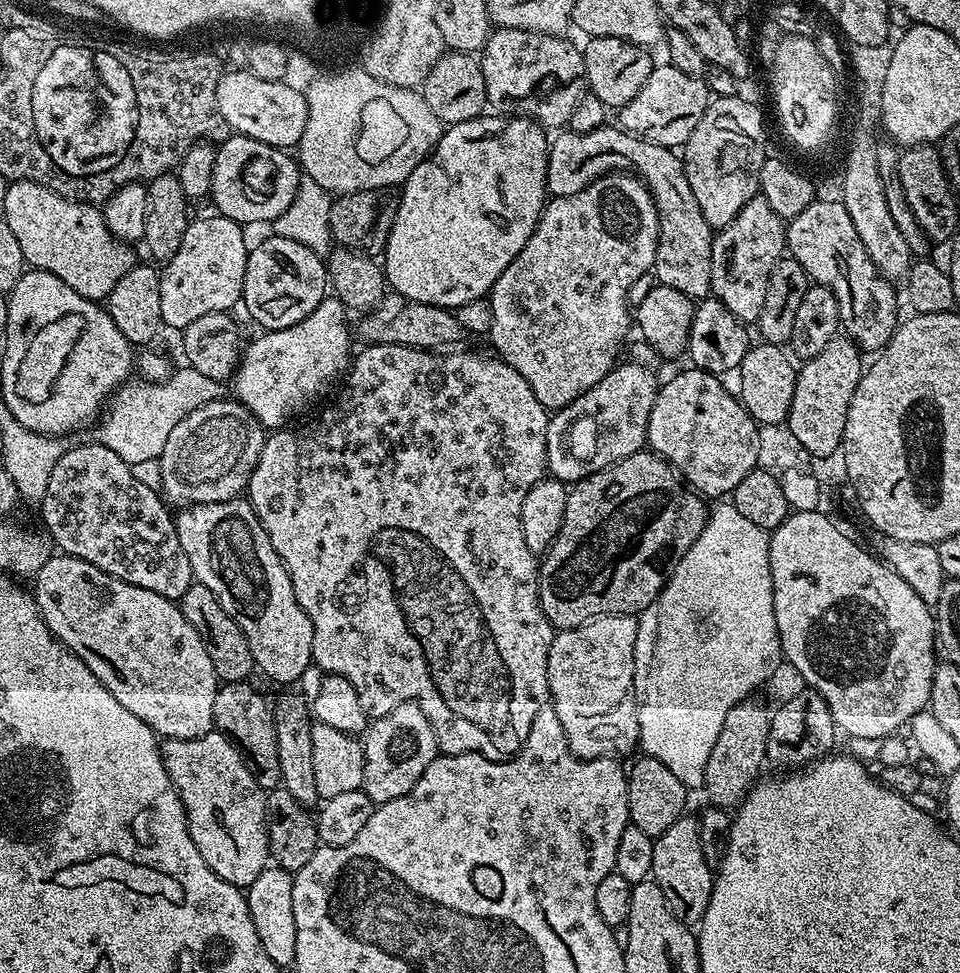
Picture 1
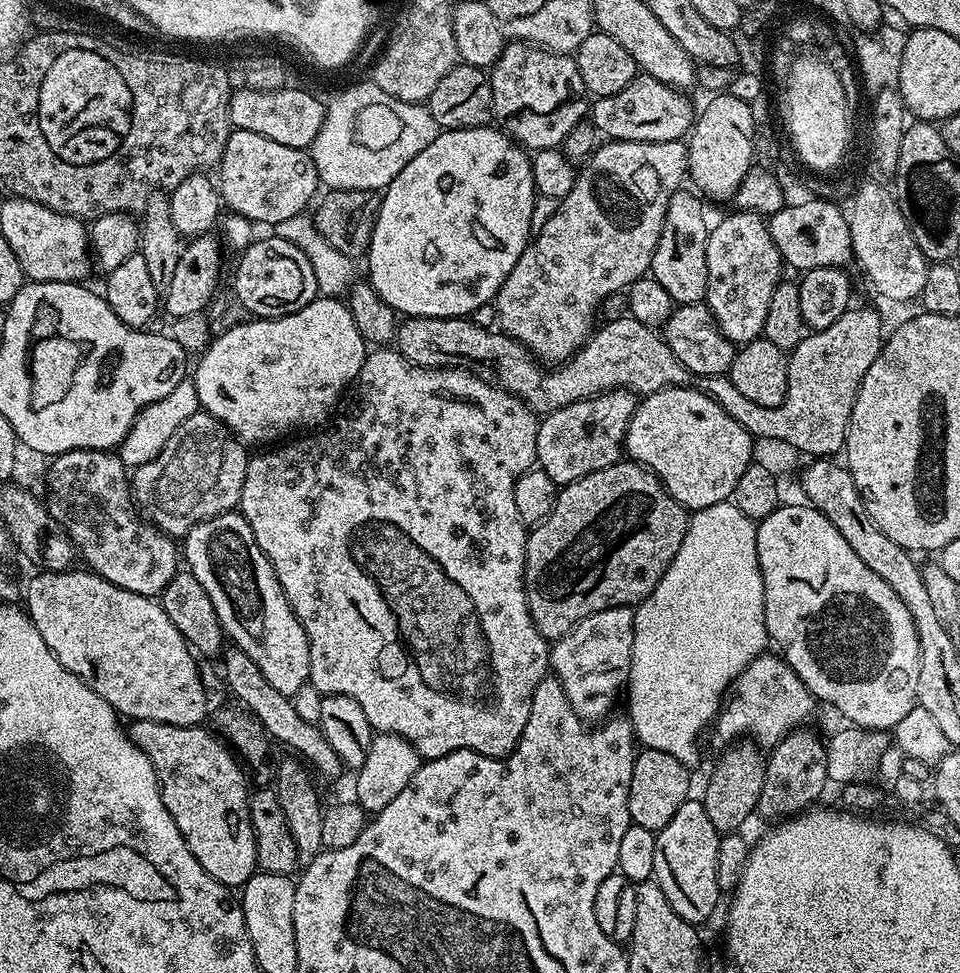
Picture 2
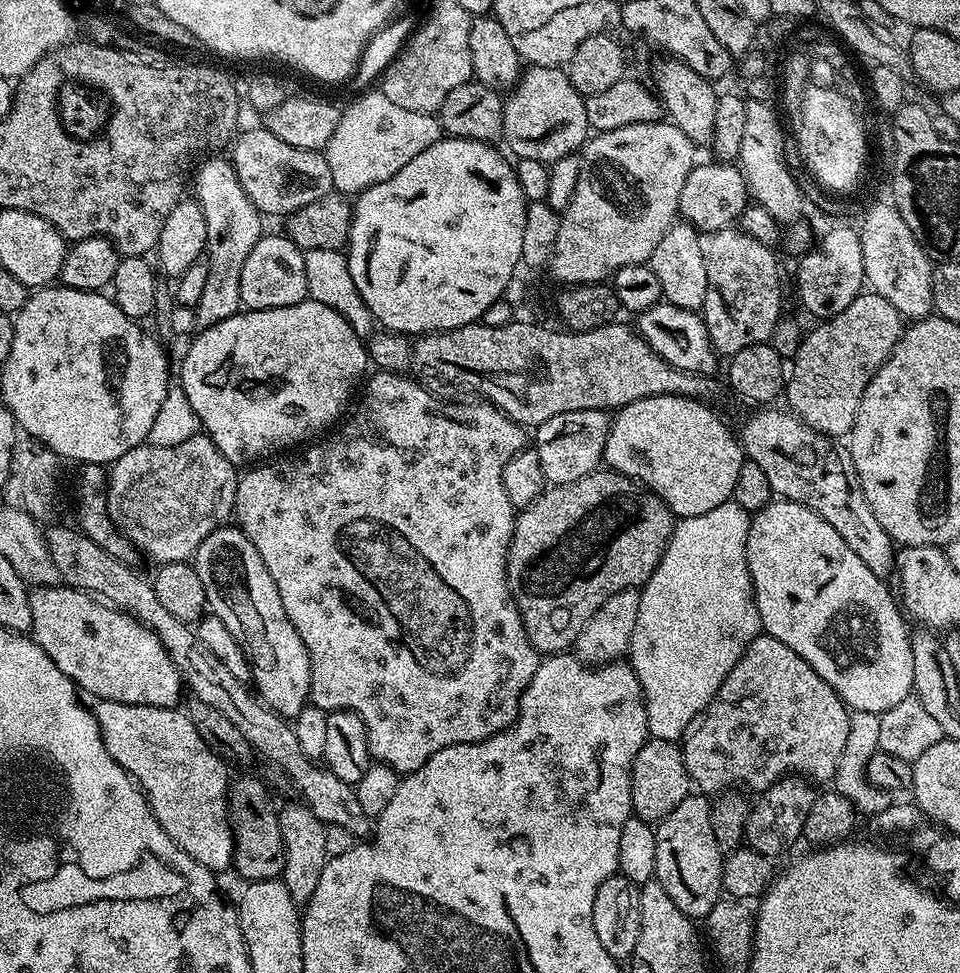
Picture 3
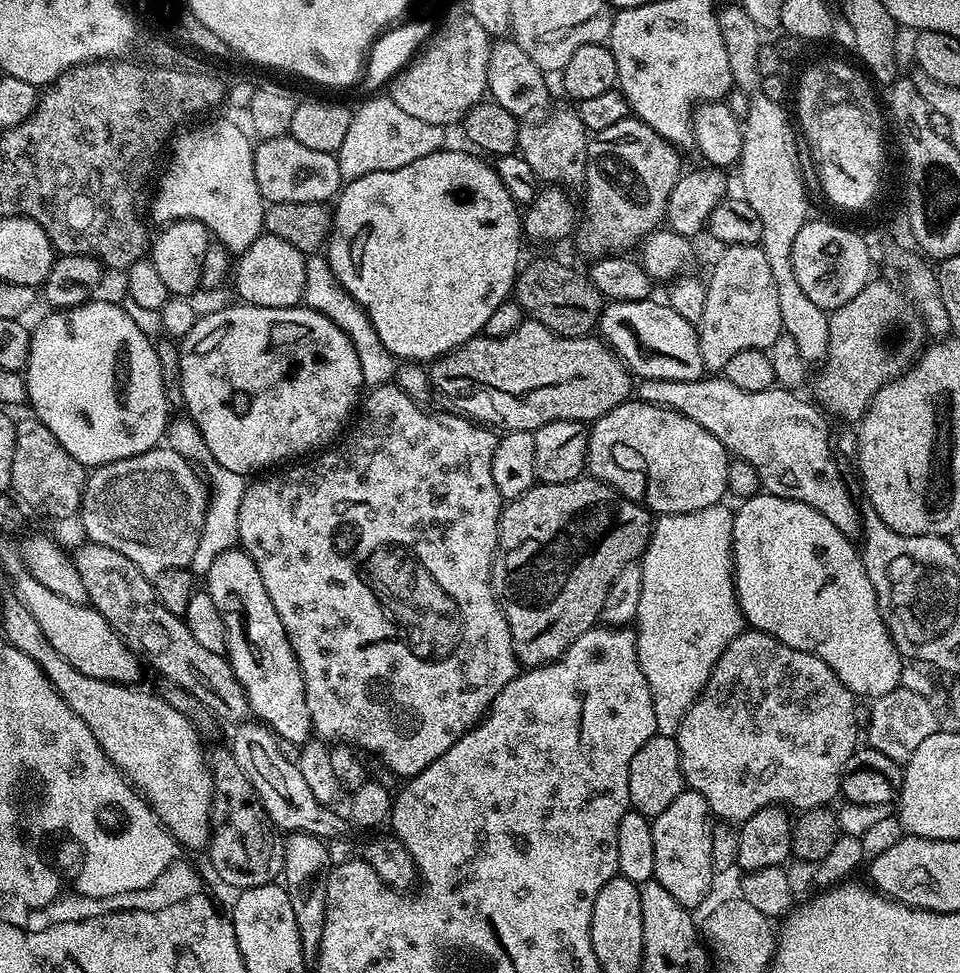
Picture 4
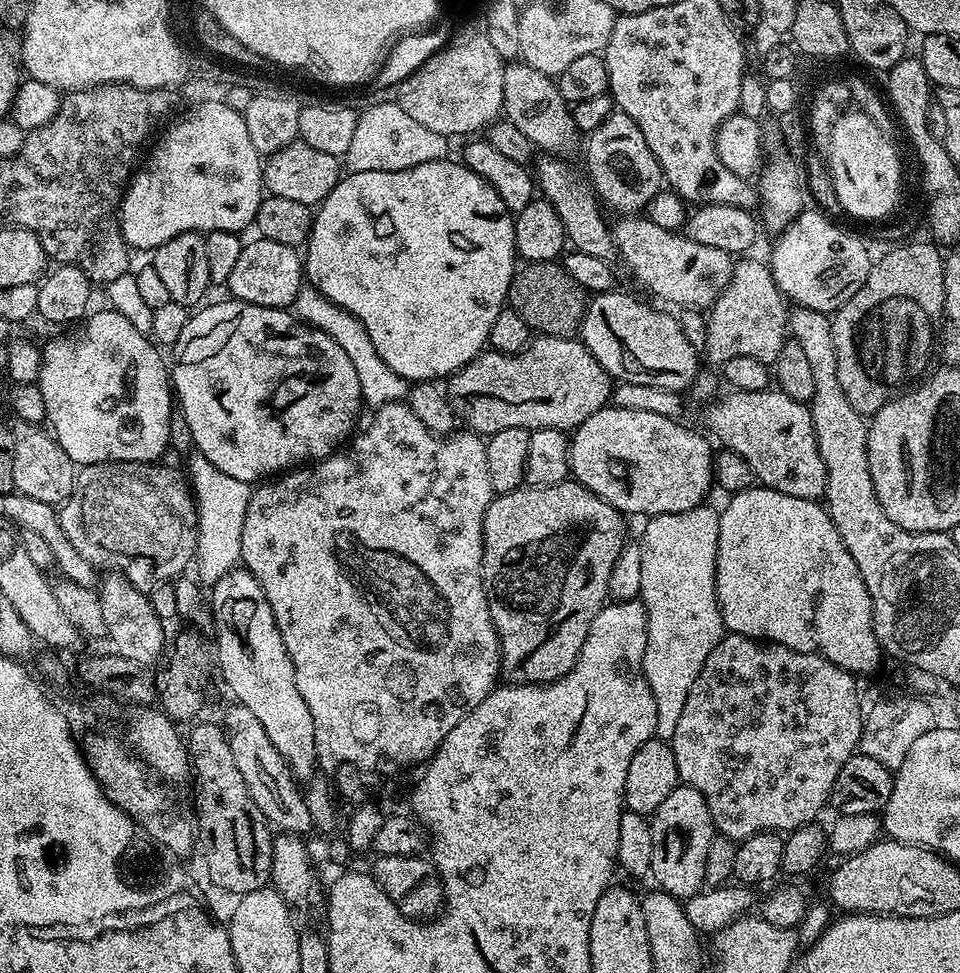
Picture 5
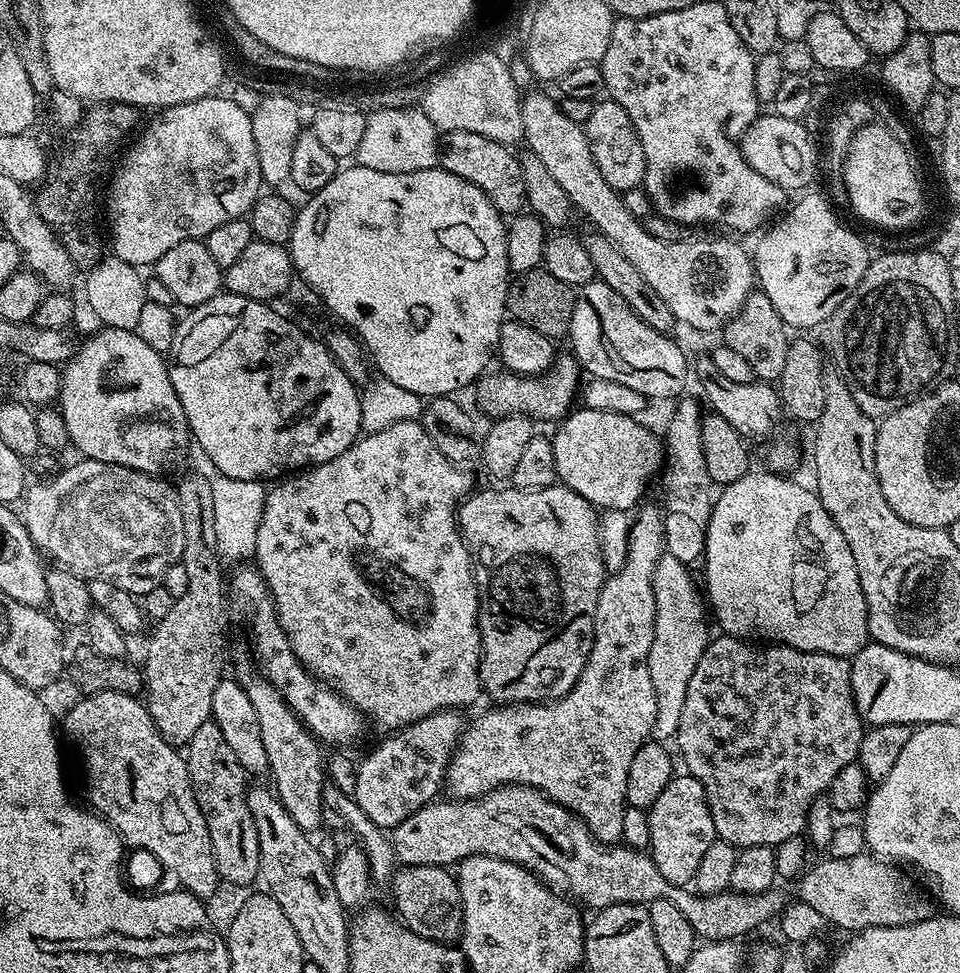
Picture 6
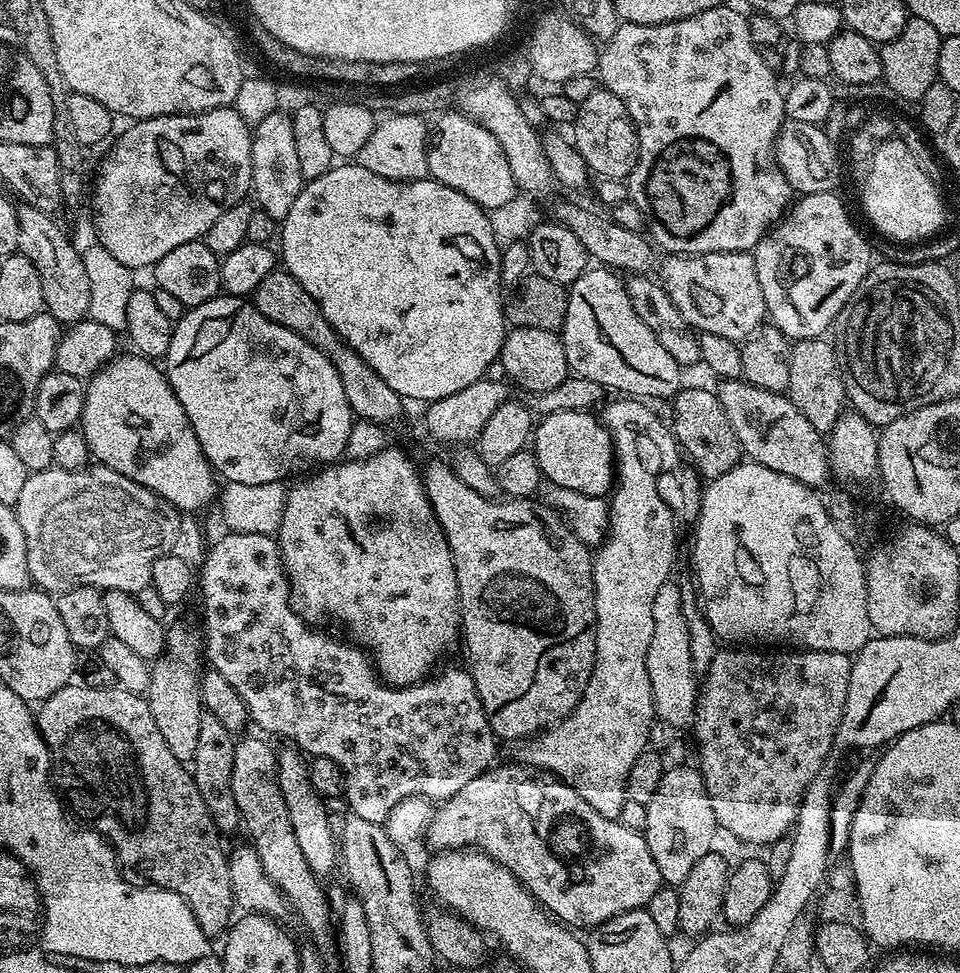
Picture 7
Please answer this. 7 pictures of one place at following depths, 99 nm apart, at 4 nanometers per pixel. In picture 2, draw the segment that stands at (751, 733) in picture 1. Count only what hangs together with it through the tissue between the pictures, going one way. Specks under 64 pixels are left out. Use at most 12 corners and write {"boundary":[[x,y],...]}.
{"boundary":[[751,742],[725,747],[702,803],[717,832],[753,815],[766,756]]}

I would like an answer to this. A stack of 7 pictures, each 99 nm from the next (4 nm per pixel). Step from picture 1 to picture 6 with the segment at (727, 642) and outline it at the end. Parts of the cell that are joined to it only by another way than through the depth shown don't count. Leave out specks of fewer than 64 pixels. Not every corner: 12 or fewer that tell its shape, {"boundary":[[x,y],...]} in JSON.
{"boundary":[[665,554],[652,575],[652,736],[675,737],[686,686],[710,639],[689,565]]}

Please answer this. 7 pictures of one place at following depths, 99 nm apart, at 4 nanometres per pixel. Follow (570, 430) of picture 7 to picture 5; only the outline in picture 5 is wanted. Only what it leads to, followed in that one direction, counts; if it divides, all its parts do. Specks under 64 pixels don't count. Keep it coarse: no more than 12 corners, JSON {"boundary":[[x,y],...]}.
{"boundary":[[609,406],[571,433],[571,475],[629,517],[697,508],[709,437]]}

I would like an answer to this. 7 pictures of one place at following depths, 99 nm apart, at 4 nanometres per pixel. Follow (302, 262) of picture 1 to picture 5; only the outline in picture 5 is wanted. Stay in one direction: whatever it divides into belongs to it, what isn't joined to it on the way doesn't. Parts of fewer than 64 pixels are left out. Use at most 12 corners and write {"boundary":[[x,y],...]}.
{"boundary":[[245,243],[226,285],[237,300],[291,309],[306,273],[299,251]]}

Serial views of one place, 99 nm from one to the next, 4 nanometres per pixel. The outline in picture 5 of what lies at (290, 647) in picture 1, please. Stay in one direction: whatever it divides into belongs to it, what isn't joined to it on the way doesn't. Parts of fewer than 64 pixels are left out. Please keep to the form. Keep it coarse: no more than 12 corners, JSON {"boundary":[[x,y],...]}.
{"boundary":[[243,566],[211,585],[220,672],[296,780],[314,718],[274,610]]}

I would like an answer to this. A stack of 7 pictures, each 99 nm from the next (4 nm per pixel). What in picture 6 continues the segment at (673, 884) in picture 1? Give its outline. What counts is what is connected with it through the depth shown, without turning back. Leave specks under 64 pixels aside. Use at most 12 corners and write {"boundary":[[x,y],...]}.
{"boundary":[[673,775],[648,812],[662,878],[691,885],[718,839],[702,782]]}

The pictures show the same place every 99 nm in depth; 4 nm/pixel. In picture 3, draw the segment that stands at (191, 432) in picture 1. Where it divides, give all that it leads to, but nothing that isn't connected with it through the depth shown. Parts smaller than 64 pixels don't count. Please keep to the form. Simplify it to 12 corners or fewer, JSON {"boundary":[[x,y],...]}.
{"boundary":[[206,434],[122,454],[108,517],[157,565],[233,519],[237,465]]}

